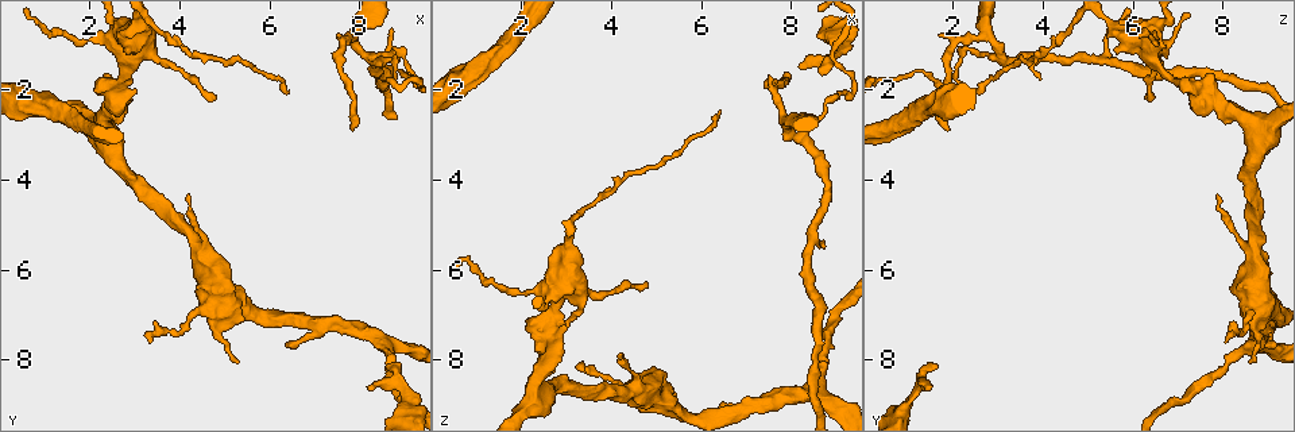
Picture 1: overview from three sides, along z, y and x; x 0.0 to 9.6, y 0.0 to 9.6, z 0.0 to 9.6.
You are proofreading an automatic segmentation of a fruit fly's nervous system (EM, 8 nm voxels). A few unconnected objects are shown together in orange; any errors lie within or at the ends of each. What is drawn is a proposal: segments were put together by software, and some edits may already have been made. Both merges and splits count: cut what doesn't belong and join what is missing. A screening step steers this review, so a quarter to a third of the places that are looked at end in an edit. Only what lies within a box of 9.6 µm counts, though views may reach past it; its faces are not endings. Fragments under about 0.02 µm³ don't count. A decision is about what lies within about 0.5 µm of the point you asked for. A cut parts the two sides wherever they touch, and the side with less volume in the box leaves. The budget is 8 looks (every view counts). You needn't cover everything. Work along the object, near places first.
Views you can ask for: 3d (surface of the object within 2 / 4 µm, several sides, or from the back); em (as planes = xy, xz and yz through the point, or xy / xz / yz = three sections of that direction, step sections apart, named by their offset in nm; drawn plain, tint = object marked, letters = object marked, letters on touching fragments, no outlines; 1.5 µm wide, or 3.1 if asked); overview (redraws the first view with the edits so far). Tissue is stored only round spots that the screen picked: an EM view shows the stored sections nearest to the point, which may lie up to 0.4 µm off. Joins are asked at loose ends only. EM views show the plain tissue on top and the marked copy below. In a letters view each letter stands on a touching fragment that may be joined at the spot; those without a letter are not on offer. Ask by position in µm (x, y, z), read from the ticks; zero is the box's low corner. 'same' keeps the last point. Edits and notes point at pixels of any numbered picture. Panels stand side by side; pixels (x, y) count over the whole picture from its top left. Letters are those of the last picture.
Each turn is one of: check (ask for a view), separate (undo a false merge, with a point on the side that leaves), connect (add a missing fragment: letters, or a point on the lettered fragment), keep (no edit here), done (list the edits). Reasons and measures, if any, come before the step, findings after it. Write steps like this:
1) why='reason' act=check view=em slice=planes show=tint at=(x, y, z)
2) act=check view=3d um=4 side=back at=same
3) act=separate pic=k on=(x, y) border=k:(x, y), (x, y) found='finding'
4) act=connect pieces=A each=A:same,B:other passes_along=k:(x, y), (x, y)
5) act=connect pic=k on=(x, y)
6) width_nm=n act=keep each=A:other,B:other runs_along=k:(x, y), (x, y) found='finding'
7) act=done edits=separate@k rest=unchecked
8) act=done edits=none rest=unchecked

why='abrupt turn' act=check view=em slice=xz step=8 show=tint at=(3.05, 0.55, 5.55)

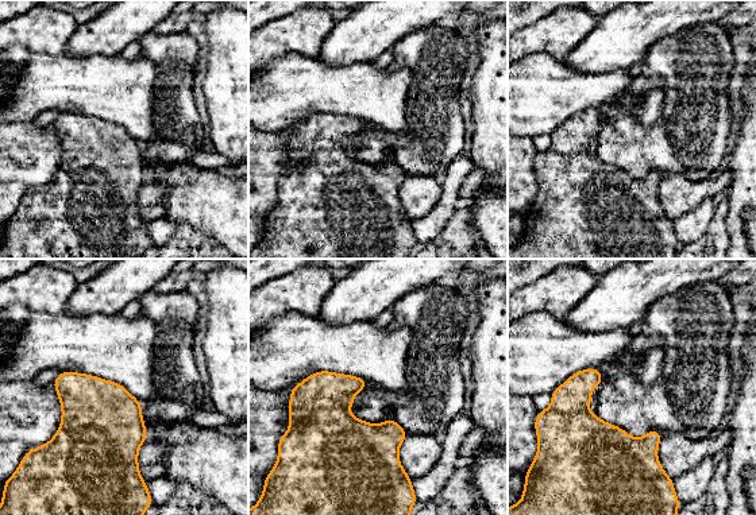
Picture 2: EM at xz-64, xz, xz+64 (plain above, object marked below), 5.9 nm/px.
act=check view=em slice=xz step=8 show=letters at=same

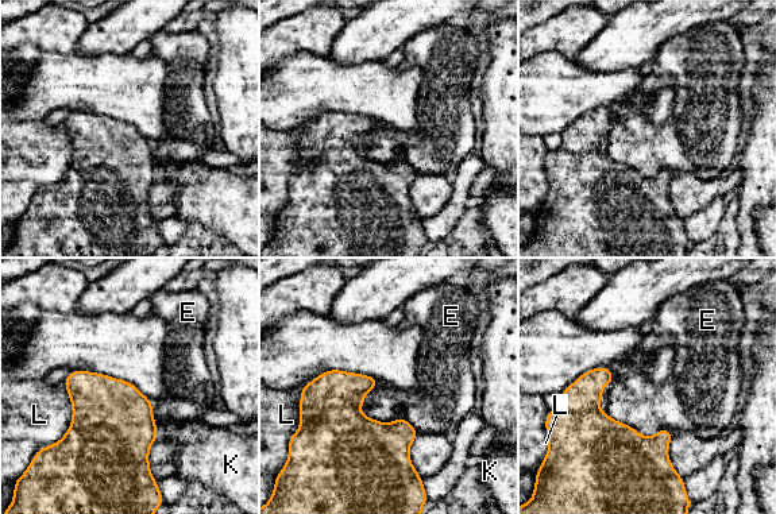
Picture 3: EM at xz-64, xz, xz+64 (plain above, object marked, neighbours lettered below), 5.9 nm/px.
act=keep each=E:other,K:other,L:other runs_along=3:(556, 413), (616, 443), (664, 445) found='continuous, no second neuron'

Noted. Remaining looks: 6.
why='branch stops here' act=check view=3d um=2 at=(4.75, 2.15, 6.30)

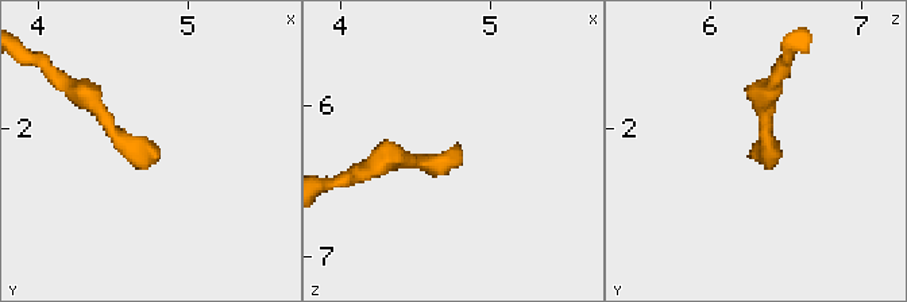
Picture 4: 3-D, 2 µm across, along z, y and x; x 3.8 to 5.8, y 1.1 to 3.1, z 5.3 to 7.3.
why='need the tissue' act=check view=em slice=xy step=8 show=tint at=(4.80, 2.20, 6.26)

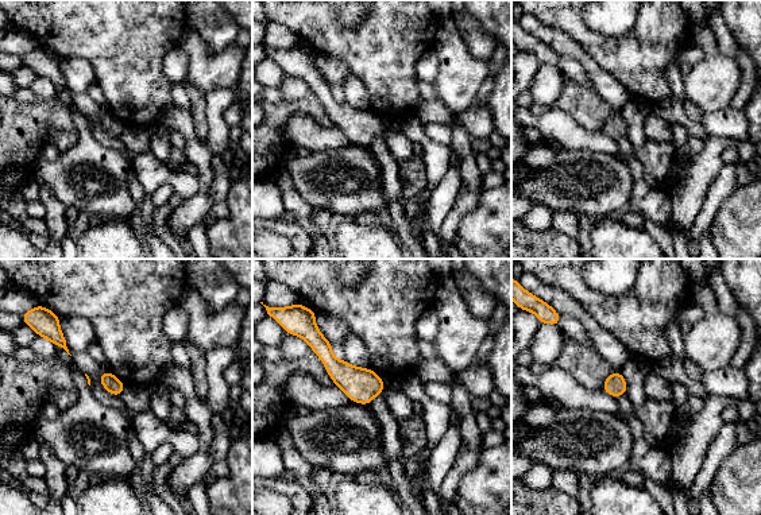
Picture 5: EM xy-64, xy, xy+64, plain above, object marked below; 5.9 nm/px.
act=check view=em slice=planes show=letters at=same

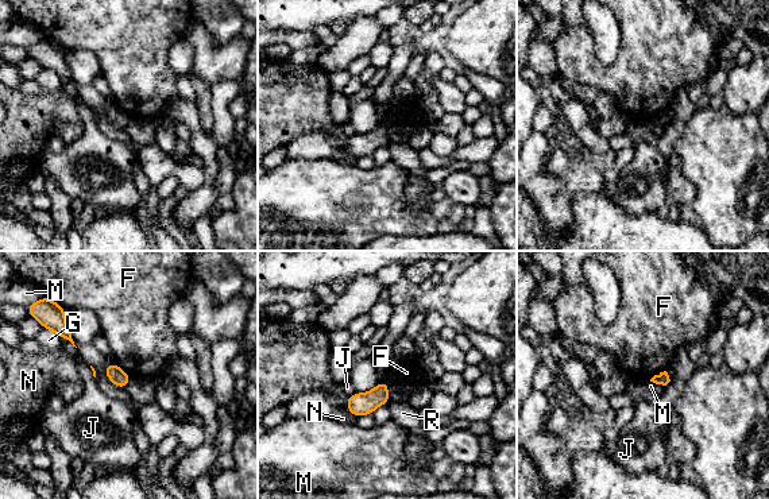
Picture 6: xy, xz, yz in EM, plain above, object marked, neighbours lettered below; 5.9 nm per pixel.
width_nm=80 act=keep each=F:other,G:other,J:other,M:other,N:other,R:other border=6:(112, 362), (131, 376) found='no lettered fragment goes on from it'

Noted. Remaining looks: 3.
act=check view=em slice=planes show=letters at=(2.70, 1.75, 6.85)

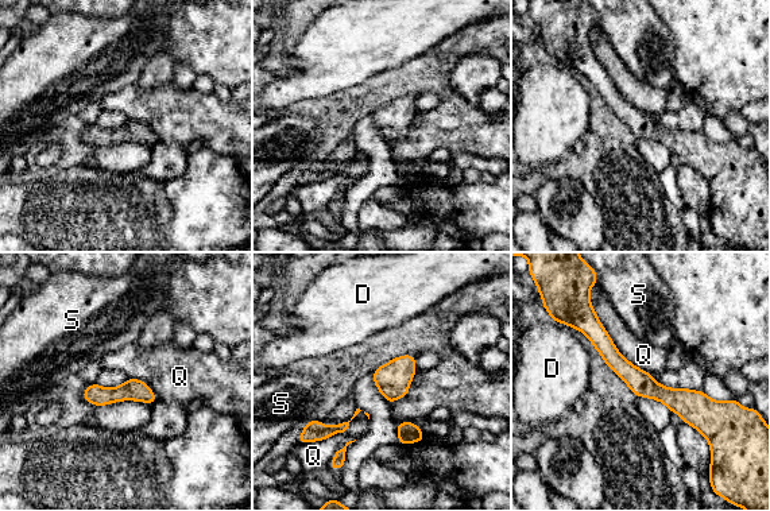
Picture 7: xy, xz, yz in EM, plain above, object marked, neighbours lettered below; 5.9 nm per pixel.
longest_contact=Q:550nm act=keep each=D:other,Q:other,S:other runs_along=7:(583, 326), (646, 387), (716, 410) found='continuous, no second neuron'

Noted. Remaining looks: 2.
act=done edits=none rest=unchecked

